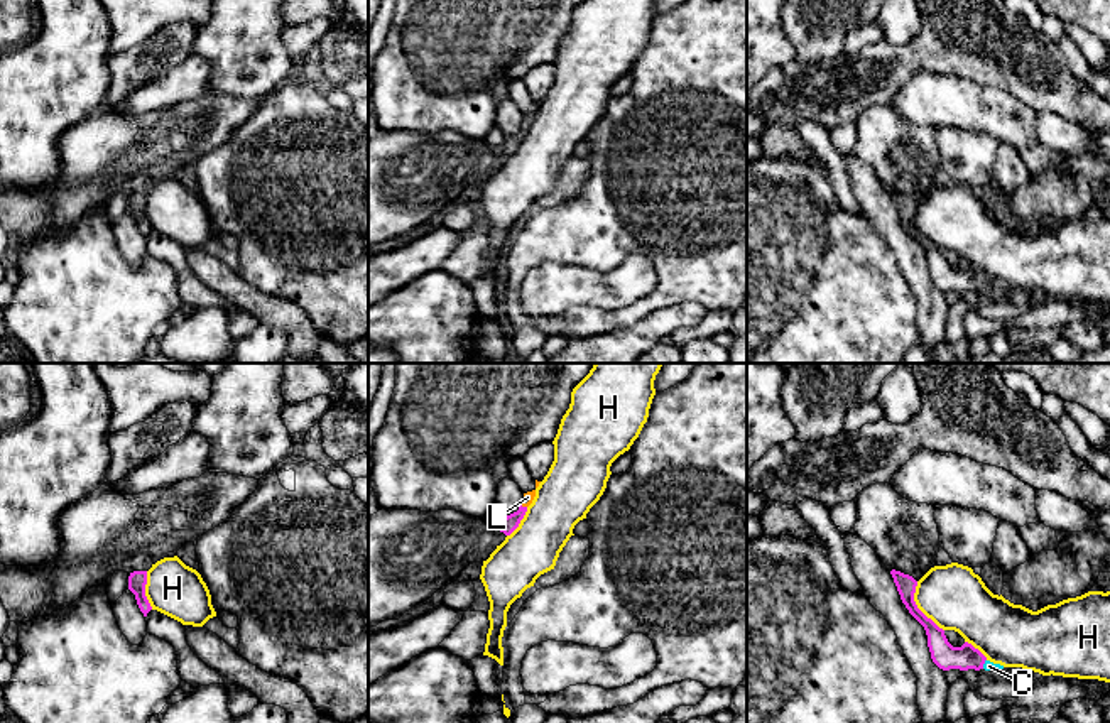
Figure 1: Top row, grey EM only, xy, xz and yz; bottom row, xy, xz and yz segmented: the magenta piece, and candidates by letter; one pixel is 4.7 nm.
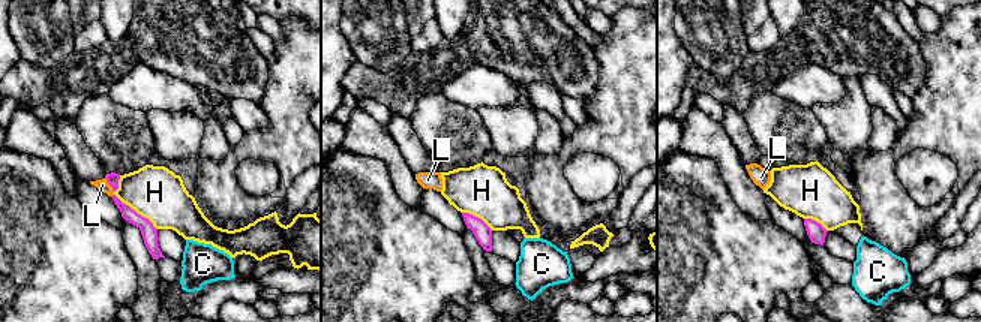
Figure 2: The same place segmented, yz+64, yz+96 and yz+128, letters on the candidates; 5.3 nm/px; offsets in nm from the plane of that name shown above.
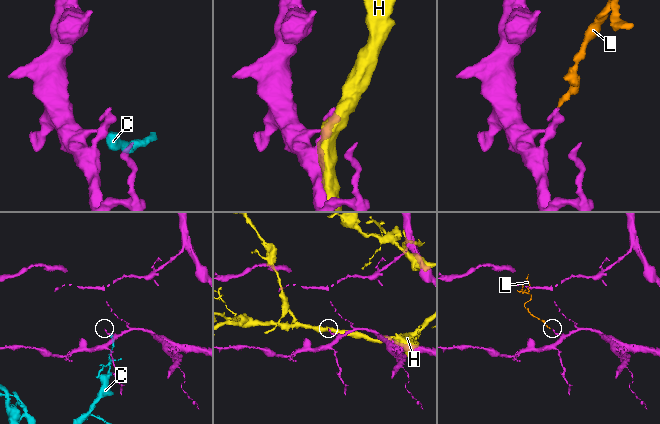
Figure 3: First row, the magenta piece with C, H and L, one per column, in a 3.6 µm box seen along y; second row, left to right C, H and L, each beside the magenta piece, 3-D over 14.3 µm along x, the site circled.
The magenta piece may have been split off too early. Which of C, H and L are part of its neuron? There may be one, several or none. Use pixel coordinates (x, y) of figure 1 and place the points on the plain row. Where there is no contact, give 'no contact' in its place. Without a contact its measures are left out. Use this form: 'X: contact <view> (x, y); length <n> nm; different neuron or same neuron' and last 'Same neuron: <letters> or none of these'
C: contact yz (984, 284); length 50 nm; different neuron
H: contact yz (916, 228); length 280 nm; different neuron
L: contact xz (524, 129); length 30 nm; same neuron
Same neuron: L

